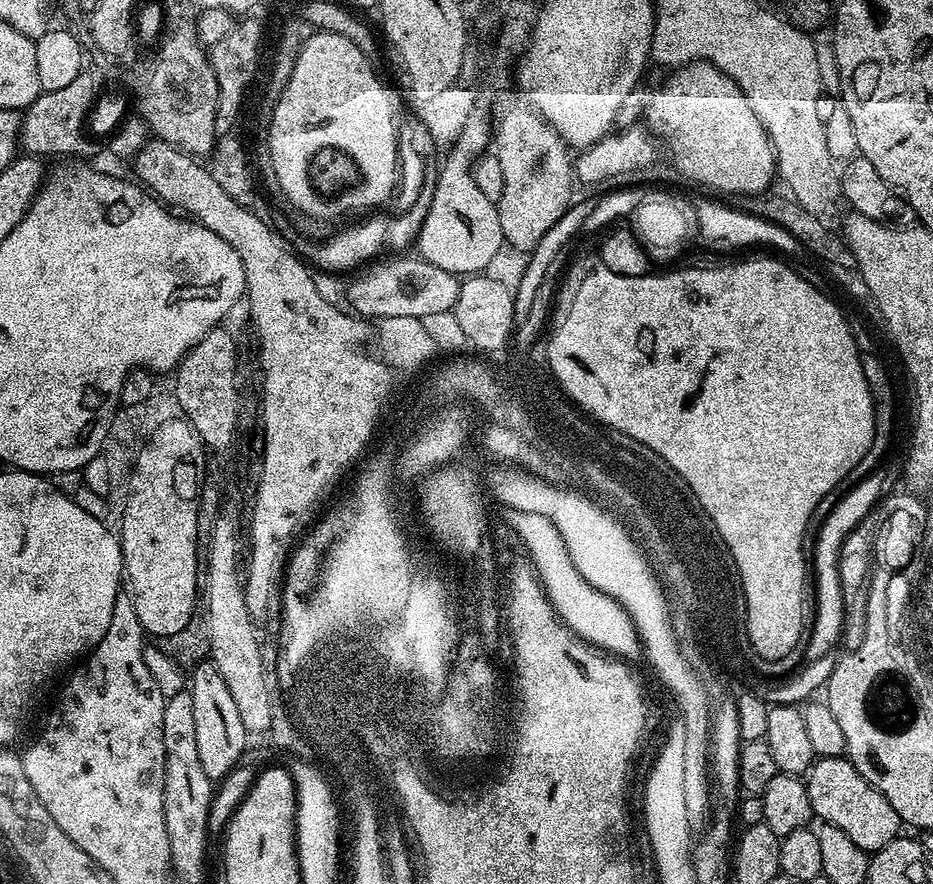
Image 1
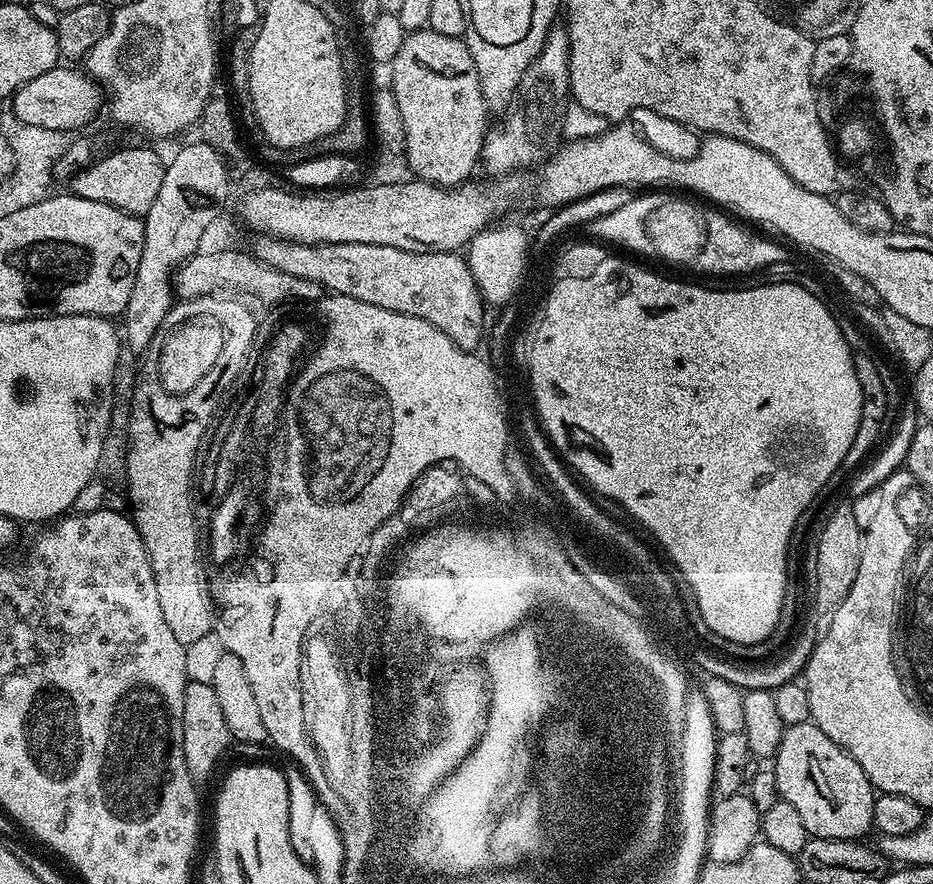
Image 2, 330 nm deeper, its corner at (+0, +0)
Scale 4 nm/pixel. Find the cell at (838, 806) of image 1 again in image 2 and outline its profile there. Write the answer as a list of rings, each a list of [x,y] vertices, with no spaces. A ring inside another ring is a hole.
[[[811,722],[798,726],[787,726],[784,729],[784,737],[778,746],[774,757],[774,771],[776,773],[776,791],[779,799],[790,802],[794,810],[802,817],[802,823],[806,826],[809,837],[817,836],[827,840],[860,840],[867,834],[868,828],[873,827],[874,802],[878,792],[866,778],[862,766],[850,758],[822,730]]]

